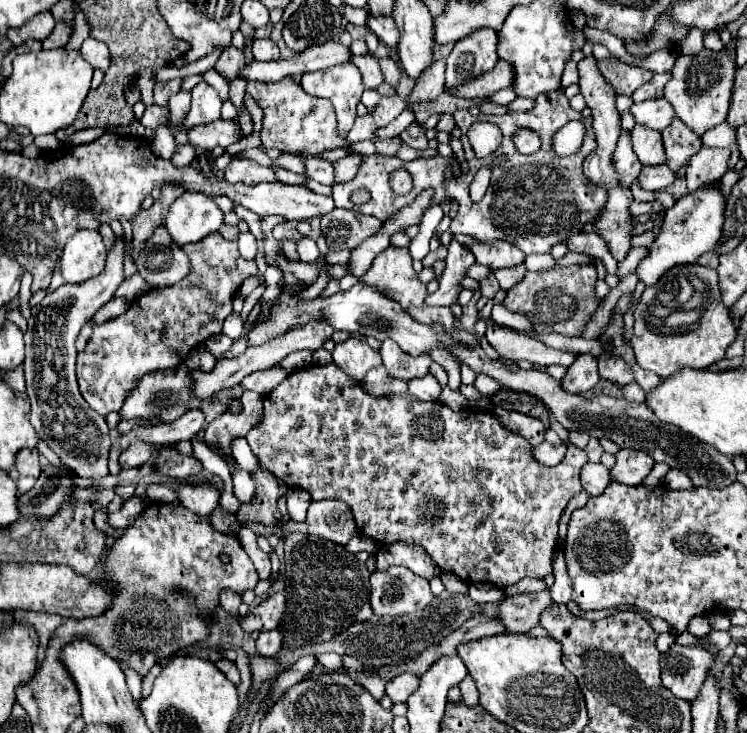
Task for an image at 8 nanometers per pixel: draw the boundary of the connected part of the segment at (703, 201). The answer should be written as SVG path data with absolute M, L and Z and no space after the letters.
M710 188L710 192L696 192L694 196L684 196L672 208L666 210L664 224L654 244L648 248L648 254L636 268L636 276L646 286L654 286L658 278L674 266L694 264L700 254L708 252L716 246L724 220L724 198L718 188Z

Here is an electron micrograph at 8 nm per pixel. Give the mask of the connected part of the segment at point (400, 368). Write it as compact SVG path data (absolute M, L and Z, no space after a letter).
M384 340L380 346L380 356L382 364L386 366L388 374L398 378L398 380L412 380L412 378L422 378L430 370L430 356L410 356L398 348L392 340Z

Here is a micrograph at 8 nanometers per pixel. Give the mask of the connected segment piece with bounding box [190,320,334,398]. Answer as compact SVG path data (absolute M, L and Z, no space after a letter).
M312 320L312 322L306 322L306 324L300 324L298 328L292 328L288 330L286 334L274 338L274 340L268 340L266 344L262 346L252 346L252 348L246 348L246 352L242 356L236 356L236 358L222 358L216 362L214 370L212 372L202 372L200 368L198 370L190 370L192 378L194 378L194 396L196 398L210 398L212 394L220 392L222 388L232 388L236 384L242 382L244 376L256 372L256 370L266 370L266 368L272 368L276 362L280 362L284 356L292 354L292 352L298 352L298 350L304 350L304 348L310 348L310 350L318 350L322 348L324 340L328 340L332 336L334 328L324 322L324 320Z

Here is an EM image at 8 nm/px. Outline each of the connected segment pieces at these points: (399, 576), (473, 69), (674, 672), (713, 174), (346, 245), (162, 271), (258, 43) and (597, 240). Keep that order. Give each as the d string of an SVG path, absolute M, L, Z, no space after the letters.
M392 566L386 572L372 572L370 604L378 616L400 616L418 612L434 598L428 580L416 576L404 566Z
M478 28L458 40L446 58L446 86L452 88L482 72L490 72L498 62L496 42L498 36L492 28Z
M672 644L668 652L660 656L662 684L682 700L694 700L702 686L702 676L715 663L715 657L704 648L686 648Z
M702 146L700 152L696 152L686 164L688 192L692 194L702 186L718 184L728 170L728 158L730 158L728 148Z
M334 208L322 216L320 228L332 250L354 250L366 238L378 234L382 222L374 216Z
M156 228L146 240L136 266L152 288L166 288L190 272L190 258L170 238L166 228Z
M266 38L266 40L254 40L252 42L252 54L254 54L254 60L262 60L262 62L278 60L280 58L278 46L270 38Z
M578 232L566 240L570 252L582 252L594 258L600 258L610 274L616 274L616 260L610 256L604 240L596 232Z

